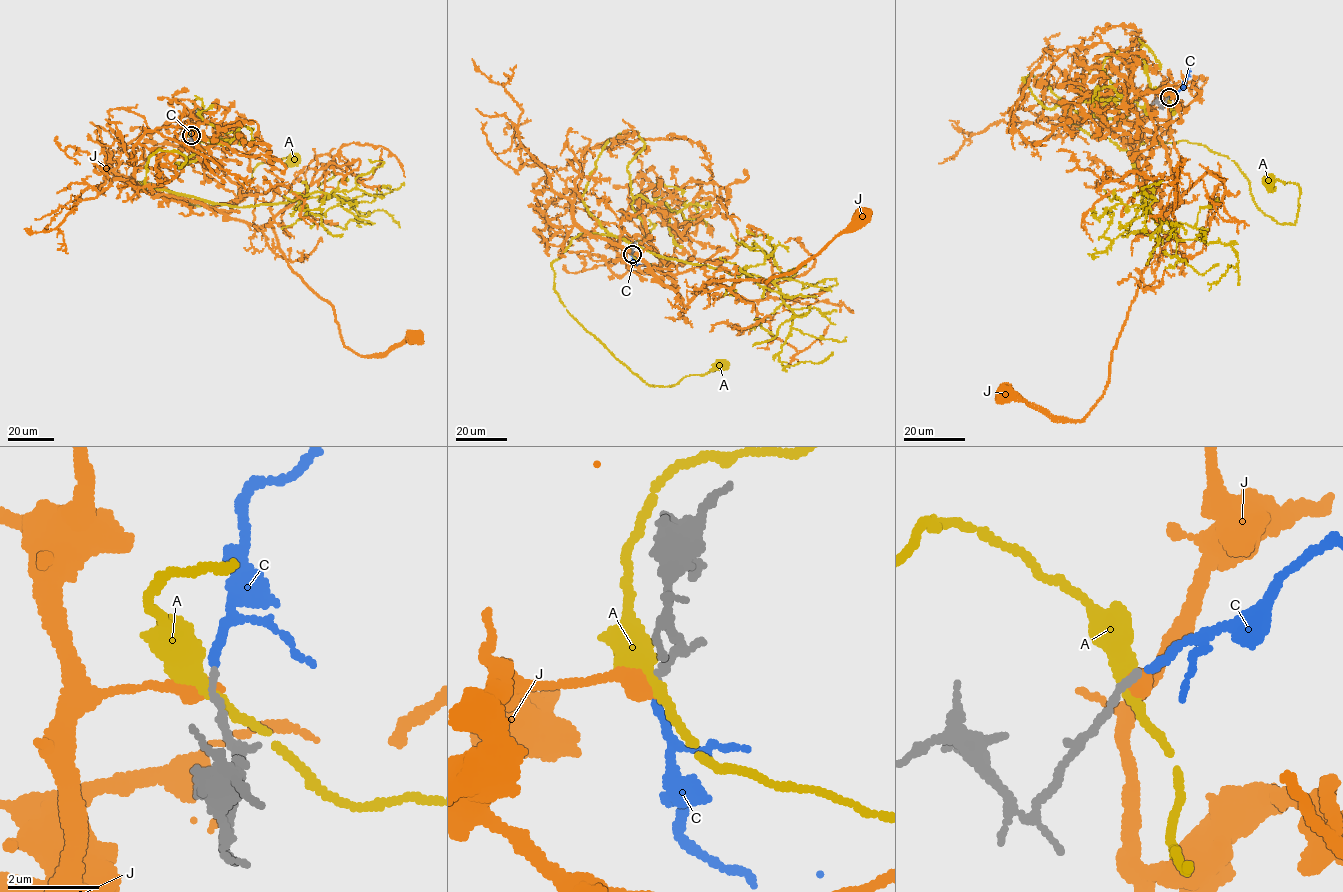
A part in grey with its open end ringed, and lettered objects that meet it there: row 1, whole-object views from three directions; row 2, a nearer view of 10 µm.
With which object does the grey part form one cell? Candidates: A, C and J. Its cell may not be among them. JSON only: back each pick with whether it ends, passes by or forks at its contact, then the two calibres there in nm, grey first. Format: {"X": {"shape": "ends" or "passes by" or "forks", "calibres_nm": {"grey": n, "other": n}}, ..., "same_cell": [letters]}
{"C": {"shape": "ends", "calibres_nm": {"grey": 150, "other": 190}}, "same_cell": ["C"]}

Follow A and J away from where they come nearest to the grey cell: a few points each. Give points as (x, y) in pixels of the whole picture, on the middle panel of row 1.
A: (632, 253), (644, 143), (625, 132), (582, 195), (610, 234), (571, 239), (555, 292), (647, 384), (723, 365)
J: (631, 253), (618, 243), (640, 235), (687, 304), (713, 280), (794, 272), (863, 215)

